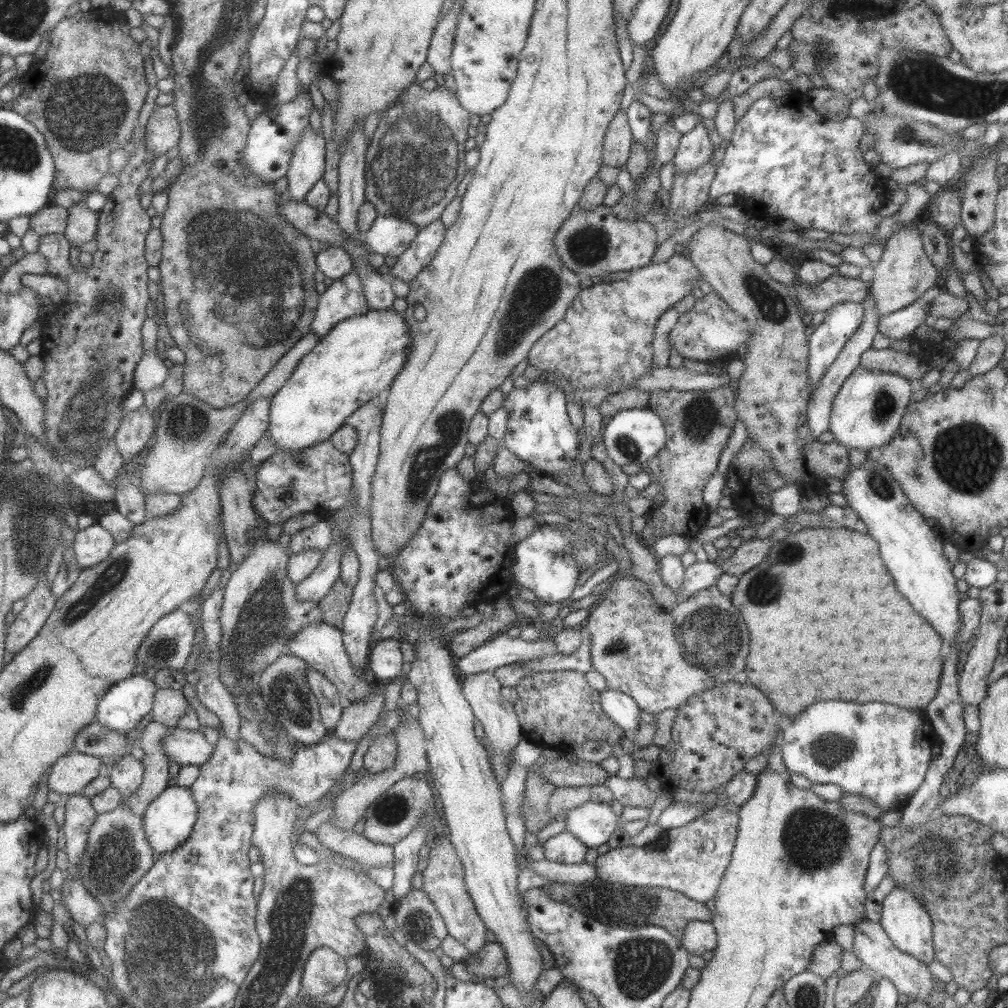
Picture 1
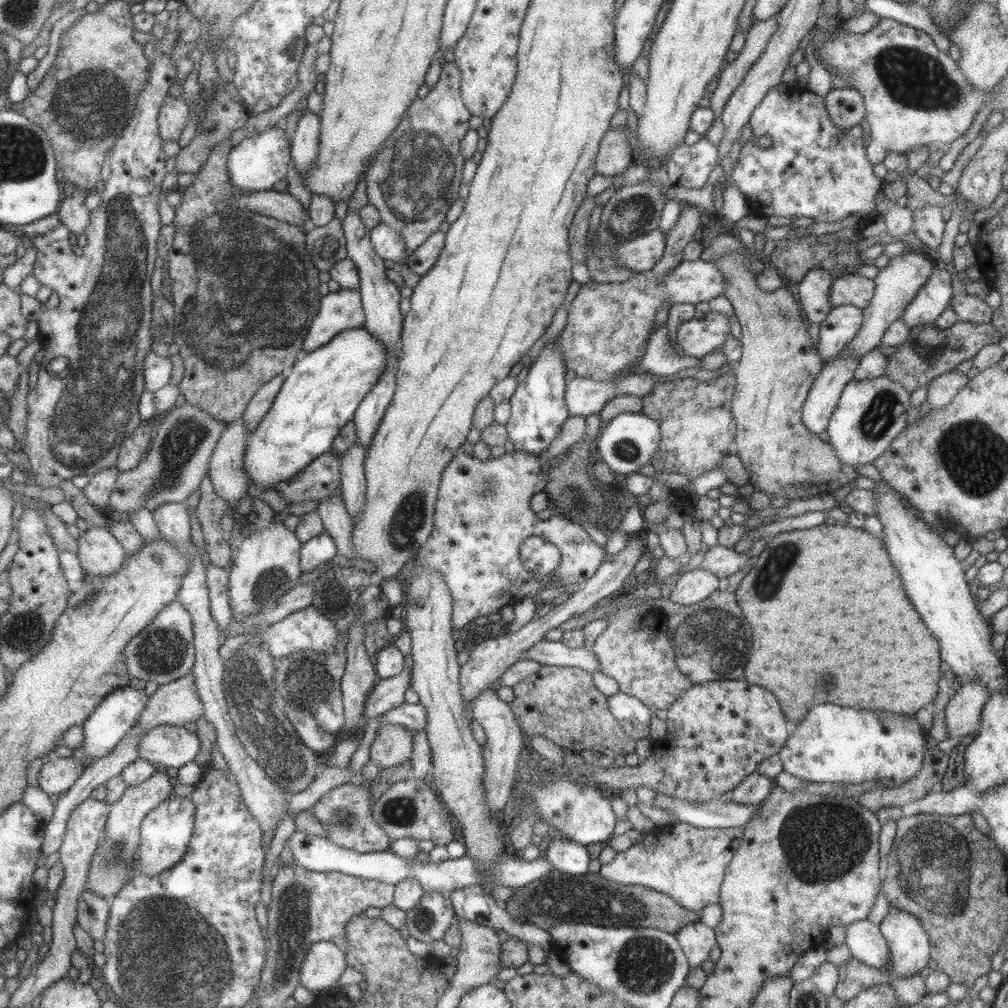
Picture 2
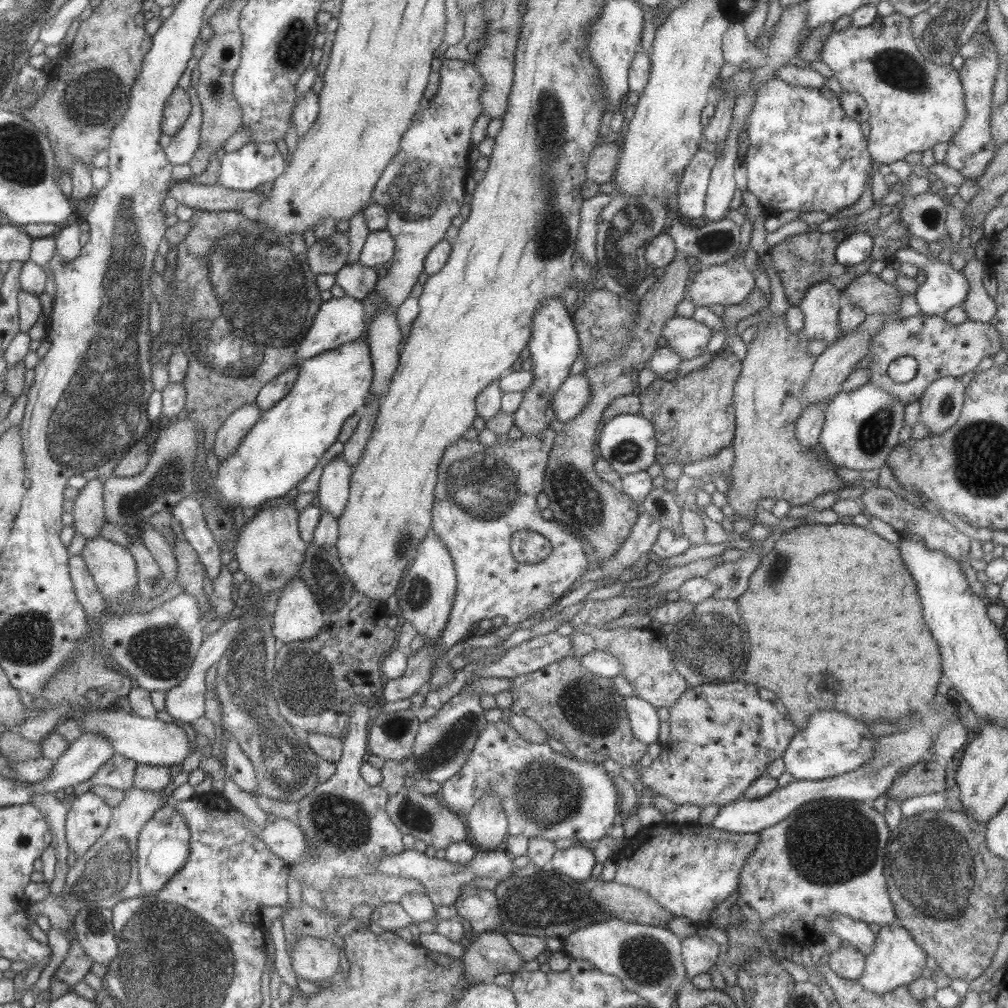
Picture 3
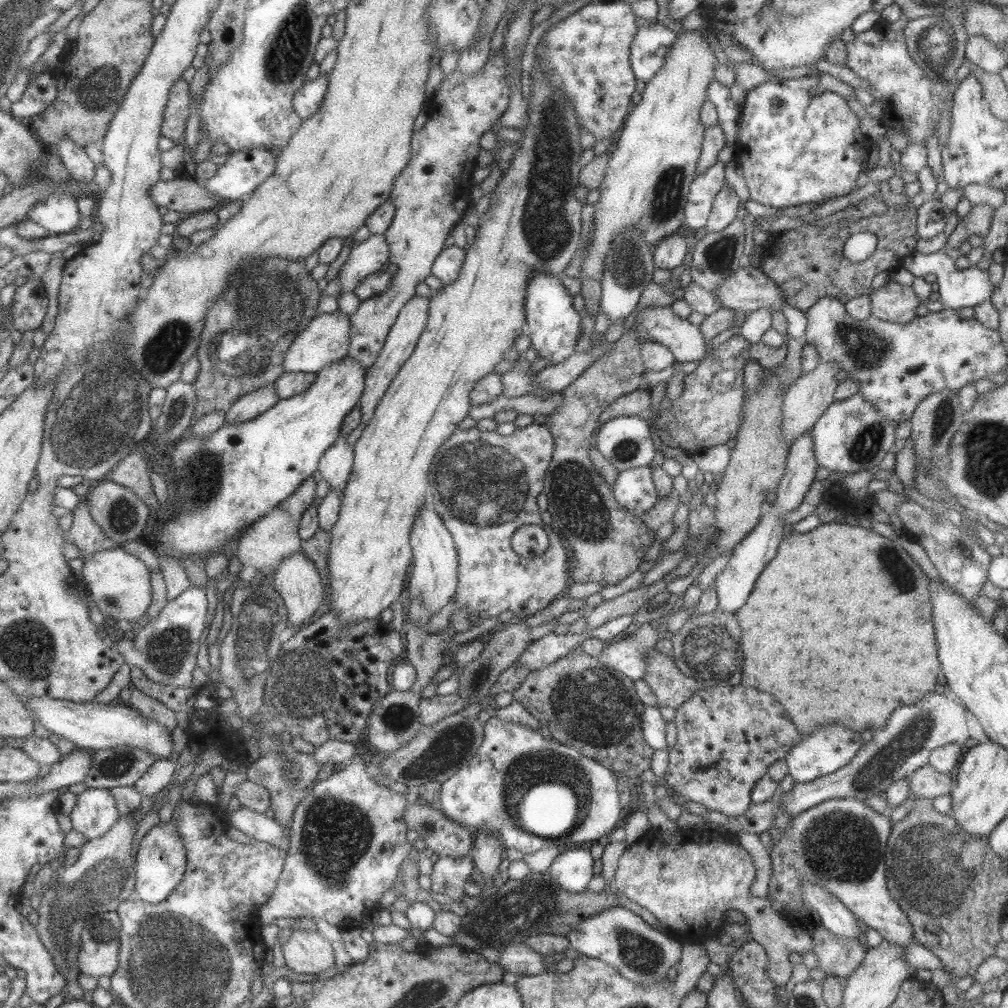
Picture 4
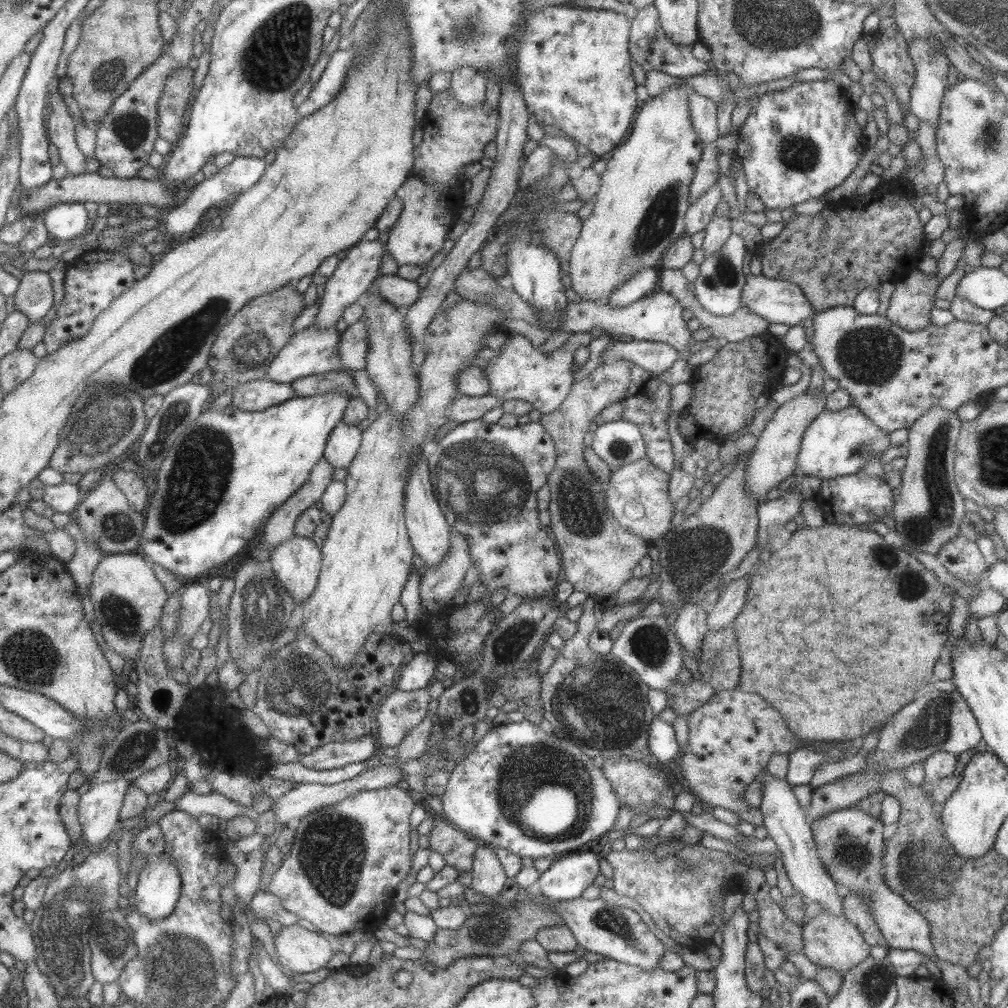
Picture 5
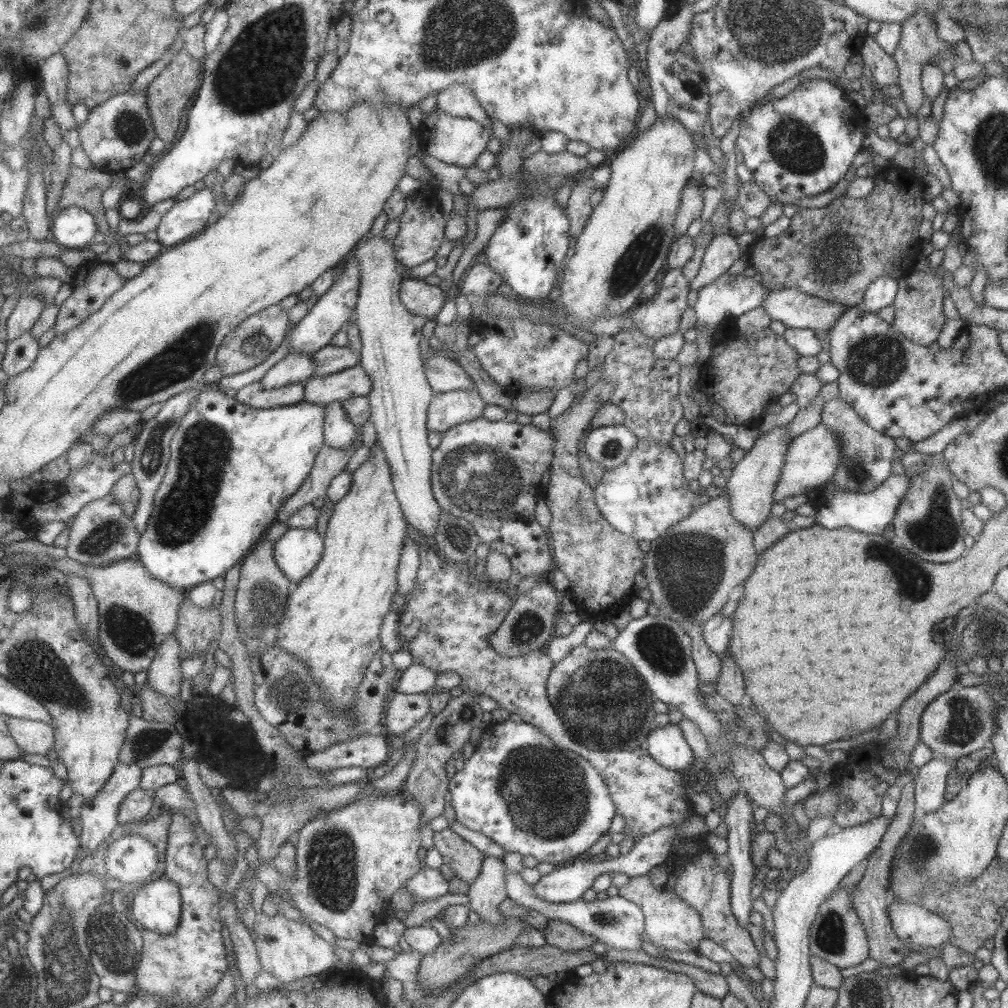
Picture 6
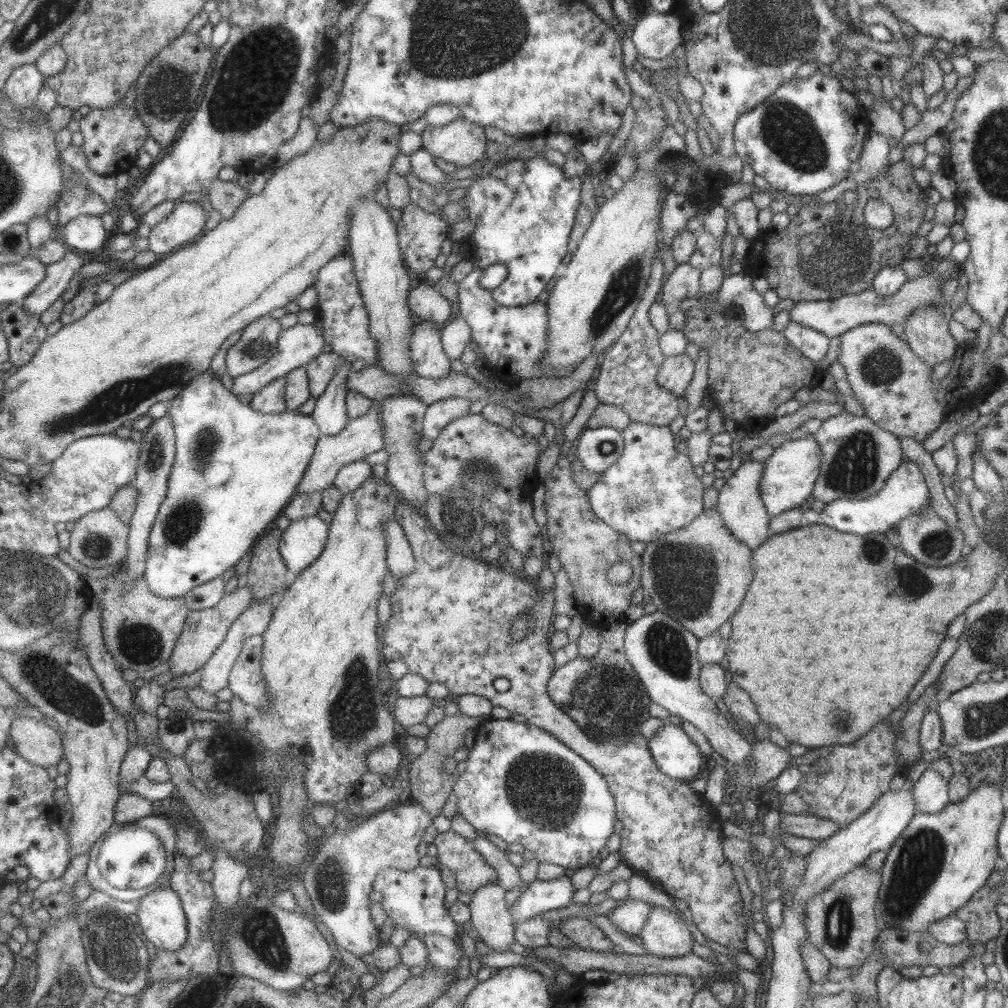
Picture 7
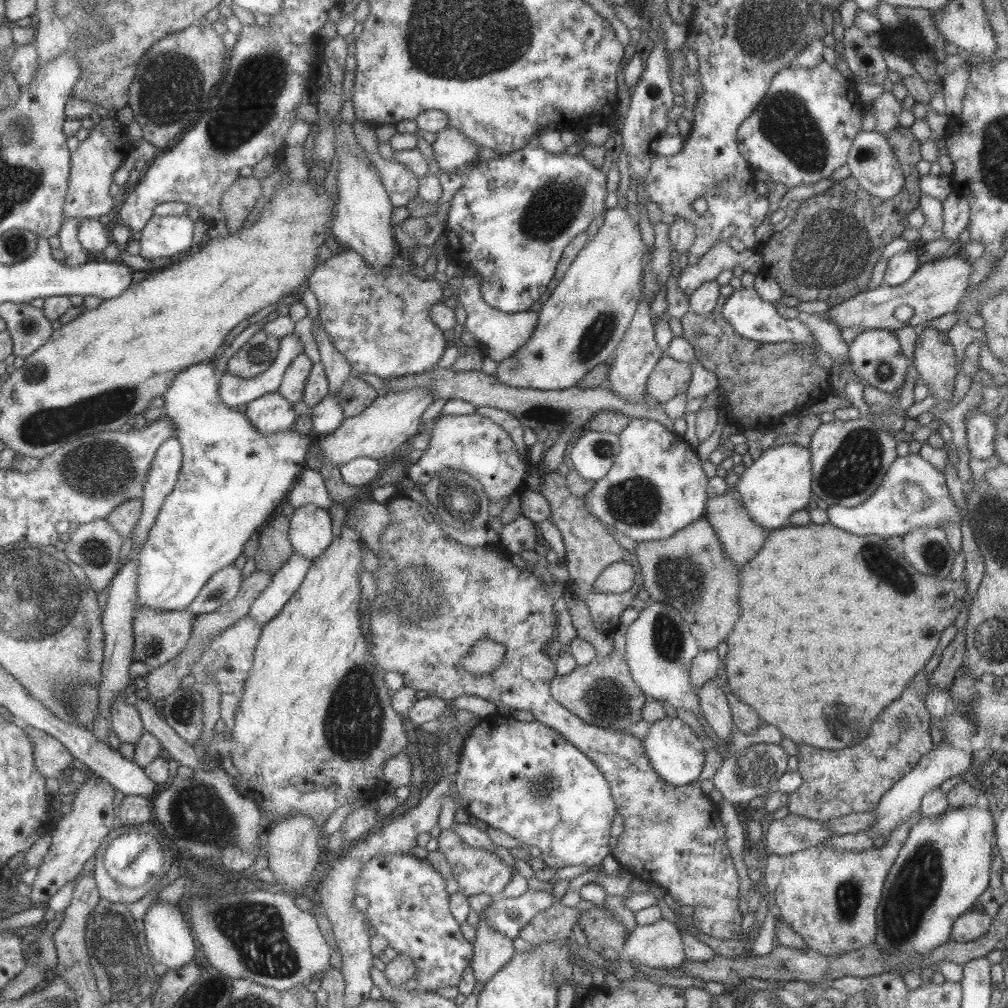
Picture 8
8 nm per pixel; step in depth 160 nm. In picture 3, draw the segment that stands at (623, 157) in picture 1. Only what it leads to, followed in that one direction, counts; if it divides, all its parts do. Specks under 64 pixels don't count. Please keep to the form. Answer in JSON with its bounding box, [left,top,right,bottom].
[586,141,621,185]

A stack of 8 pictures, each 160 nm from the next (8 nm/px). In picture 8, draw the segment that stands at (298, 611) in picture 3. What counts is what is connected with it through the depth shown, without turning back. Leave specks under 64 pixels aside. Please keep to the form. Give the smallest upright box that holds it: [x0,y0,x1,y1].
[286,504,334,561]

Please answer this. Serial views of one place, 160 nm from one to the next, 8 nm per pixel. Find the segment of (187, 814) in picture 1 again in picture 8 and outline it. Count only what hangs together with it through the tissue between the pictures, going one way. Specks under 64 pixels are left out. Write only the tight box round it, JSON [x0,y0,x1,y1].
[141,901,196,971]

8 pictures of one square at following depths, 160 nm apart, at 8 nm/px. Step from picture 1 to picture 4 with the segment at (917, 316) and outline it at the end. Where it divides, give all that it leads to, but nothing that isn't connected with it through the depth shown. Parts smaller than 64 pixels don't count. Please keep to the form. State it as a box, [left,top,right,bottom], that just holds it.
[901,249,995,309]

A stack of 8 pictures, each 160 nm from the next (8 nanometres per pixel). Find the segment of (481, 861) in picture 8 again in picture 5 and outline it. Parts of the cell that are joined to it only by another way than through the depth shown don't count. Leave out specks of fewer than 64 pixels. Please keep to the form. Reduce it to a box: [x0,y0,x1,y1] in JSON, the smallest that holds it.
[426,816,479,872]

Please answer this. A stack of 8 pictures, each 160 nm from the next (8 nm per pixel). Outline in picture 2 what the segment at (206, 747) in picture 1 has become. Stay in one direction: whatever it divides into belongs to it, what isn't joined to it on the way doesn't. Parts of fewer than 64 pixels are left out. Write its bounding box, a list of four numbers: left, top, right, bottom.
[137,724,199,769]

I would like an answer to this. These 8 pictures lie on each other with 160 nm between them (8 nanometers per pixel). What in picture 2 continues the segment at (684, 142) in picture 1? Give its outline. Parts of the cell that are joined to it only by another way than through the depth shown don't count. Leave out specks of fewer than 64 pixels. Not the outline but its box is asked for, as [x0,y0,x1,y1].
[666,137,718,188]

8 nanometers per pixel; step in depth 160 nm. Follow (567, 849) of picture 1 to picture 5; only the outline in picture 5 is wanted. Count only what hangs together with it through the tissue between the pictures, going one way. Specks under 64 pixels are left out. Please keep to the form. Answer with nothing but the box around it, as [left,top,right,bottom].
[536,850,599,901]

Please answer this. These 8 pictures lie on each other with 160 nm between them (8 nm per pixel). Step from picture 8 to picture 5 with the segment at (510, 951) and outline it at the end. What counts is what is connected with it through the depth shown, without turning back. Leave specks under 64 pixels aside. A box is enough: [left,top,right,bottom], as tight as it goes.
[470,843,506,896]

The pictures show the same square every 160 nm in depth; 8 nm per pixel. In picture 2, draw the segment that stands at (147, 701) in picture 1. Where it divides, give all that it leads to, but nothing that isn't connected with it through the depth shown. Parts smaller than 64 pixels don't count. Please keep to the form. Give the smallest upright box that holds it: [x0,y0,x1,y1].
[73,686,148,770]

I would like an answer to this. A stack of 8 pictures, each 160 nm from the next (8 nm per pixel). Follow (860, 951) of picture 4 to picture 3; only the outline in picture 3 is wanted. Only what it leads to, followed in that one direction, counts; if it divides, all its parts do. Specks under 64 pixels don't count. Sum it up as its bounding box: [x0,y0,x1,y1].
[826,945,864,982]

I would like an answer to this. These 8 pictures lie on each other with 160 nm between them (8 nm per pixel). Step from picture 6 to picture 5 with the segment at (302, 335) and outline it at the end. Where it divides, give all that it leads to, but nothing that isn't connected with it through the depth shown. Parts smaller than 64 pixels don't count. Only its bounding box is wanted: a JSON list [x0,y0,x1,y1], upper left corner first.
[312,239,384,329]

